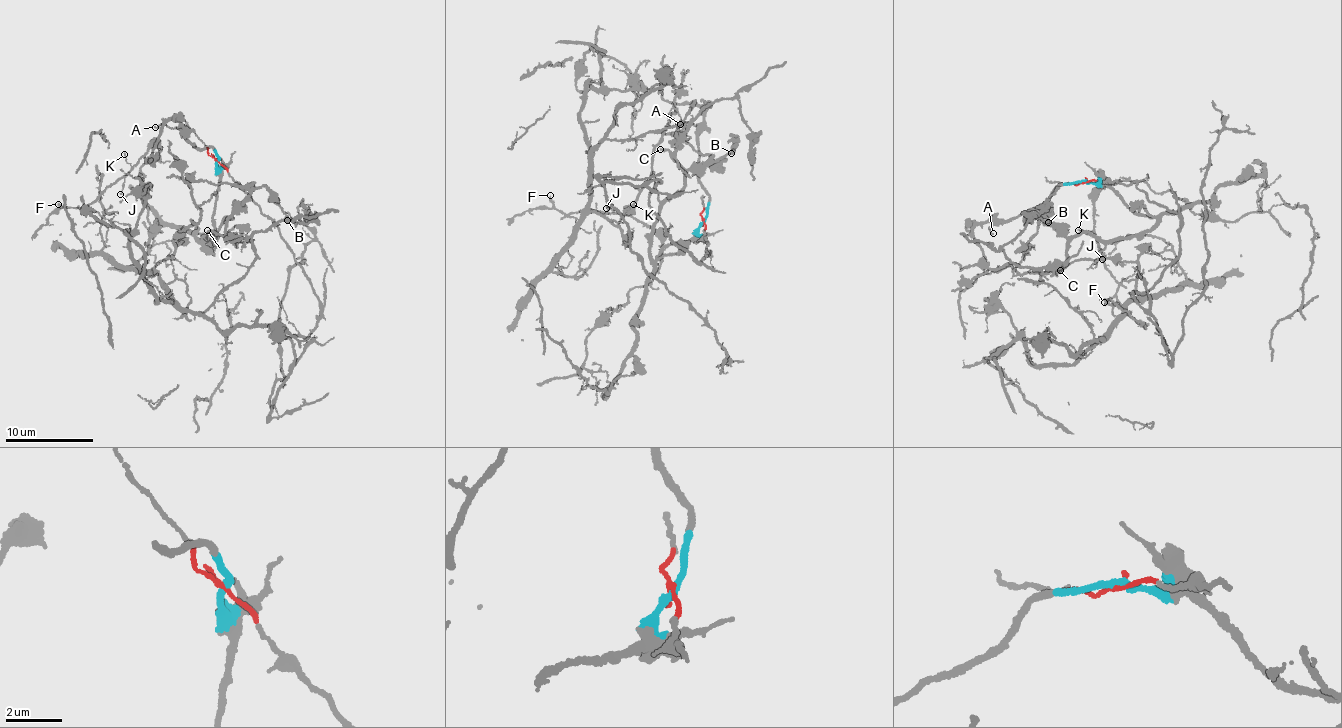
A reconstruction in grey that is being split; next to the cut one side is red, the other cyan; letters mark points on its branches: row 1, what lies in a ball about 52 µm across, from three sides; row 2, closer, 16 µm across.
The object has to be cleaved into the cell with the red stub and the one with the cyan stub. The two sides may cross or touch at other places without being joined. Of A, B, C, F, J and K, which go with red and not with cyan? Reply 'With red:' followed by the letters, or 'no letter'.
With red: no letter

